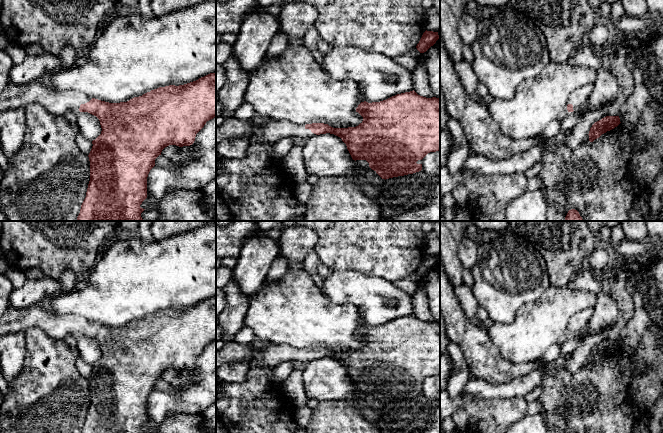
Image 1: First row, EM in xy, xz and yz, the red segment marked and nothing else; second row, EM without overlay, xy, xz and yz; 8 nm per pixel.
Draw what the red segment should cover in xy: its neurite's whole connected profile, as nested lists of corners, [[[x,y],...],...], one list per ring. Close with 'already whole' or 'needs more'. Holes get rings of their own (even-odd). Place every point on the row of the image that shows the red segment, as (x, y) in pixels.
[[[210,73],[184,85],[159,87],[142,96],[120,103],[101,101],[76,90],[54,89],[48,84],[46,78],[24,85],[16,85],[10,81],[0,93],[0,112],[19,107],[25,108],[31,103],[41,104],[53,115],[64,116],[69,110],[77,110],[88,112],[100,121],[102,131],[92,141],[93,146],[88,155],[90,181],[77,221],[144,221],[141,213],[145,209],[140,205],[147,198],[147,177],[155,166],[155,159],[169,145],[179,147],[192,145],[196,134],[206,122],[216,117],[216,73]]]; needs more

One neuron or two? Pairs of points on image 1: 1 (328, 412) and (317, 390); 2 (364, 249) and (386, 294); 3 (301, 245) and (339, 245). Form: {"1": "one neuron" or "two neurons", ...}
{"1": "two neurons", "2": "two neurons", "3": "two neurons"}

